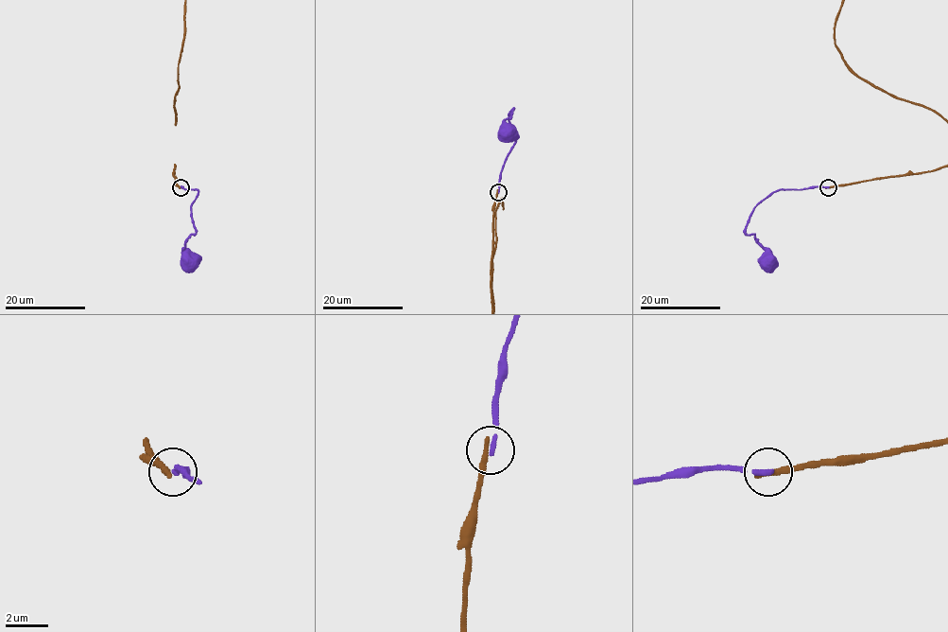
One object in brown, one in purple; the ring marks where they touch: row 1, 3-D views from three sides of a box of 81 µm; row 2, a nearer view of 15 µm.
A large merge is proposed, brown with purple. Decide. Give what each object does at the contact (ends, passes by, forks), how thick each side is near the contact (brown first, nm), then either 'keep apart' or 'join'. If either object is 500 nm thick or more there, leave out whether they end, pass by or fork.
brown ends | purple ends | 320/220 nm | keep apart

